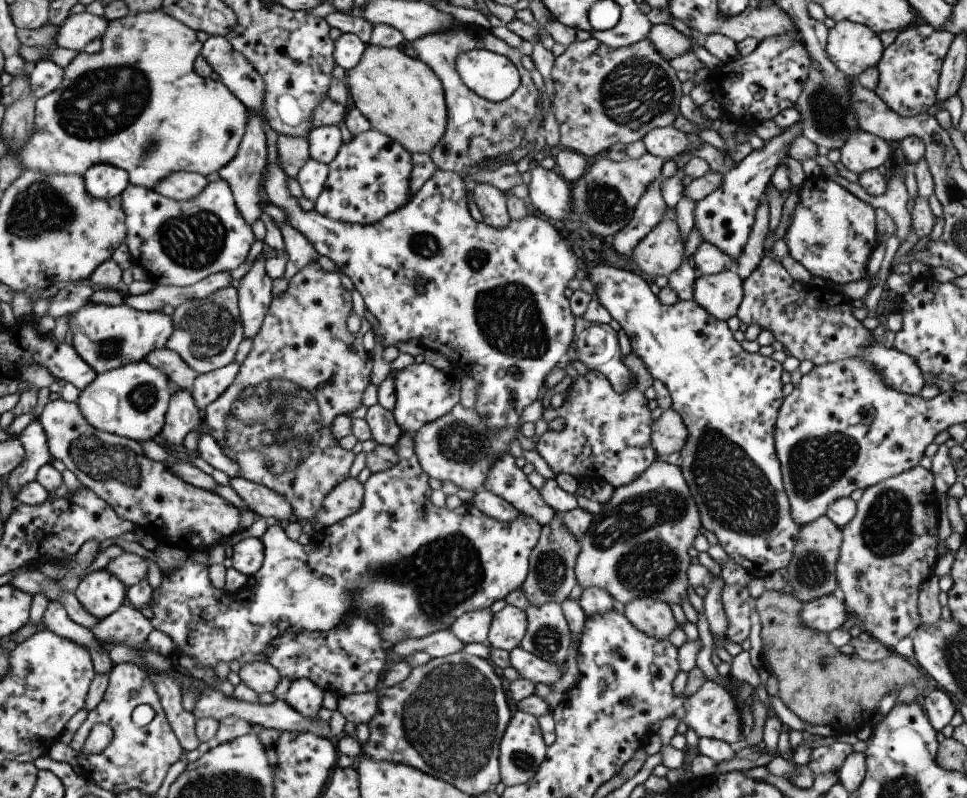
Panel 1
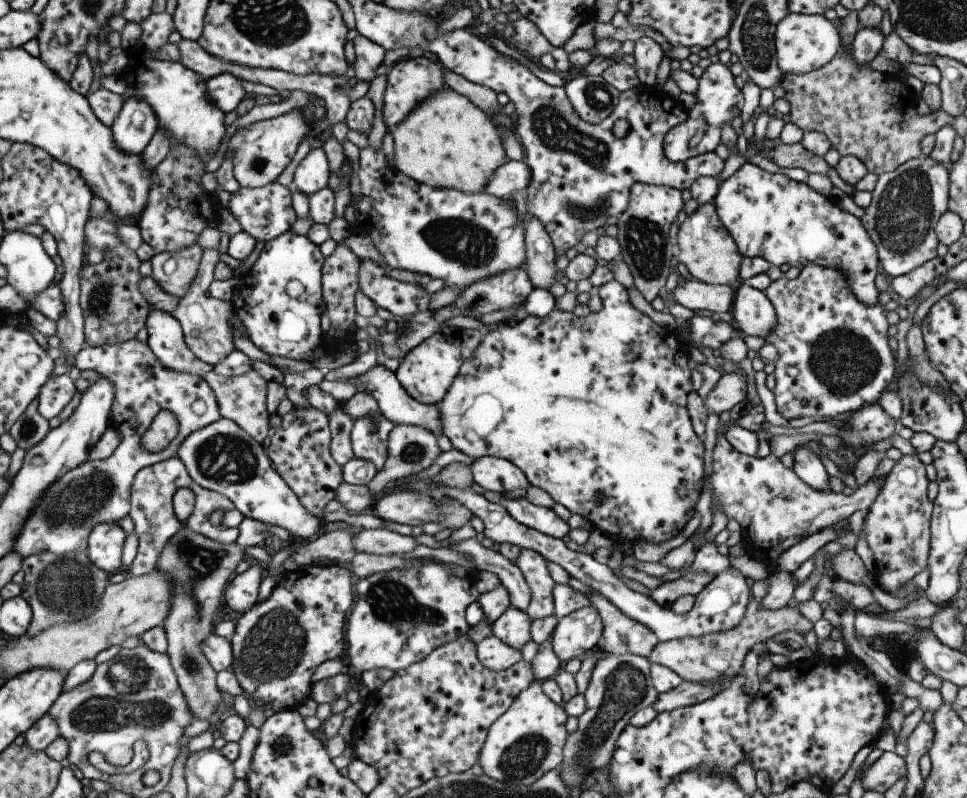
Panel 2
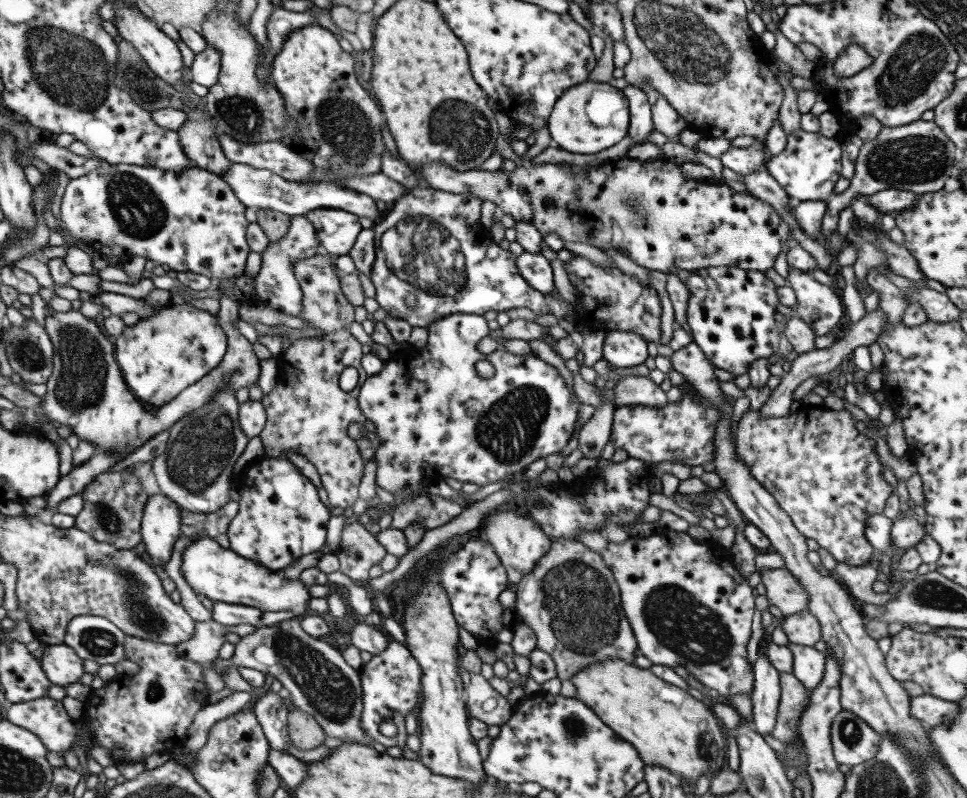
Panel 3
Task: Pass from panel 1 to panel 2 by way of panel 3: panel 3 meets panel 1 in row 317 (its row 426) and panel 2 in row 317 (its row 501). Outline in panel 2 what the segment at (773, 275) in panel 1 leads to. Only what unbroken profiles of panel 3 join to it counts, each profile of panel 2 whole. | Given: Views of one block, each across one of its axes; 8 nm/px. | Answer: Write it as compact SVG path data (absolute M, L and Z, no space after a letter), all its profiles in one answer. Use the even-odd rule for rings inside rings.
M806 263L800 268L800 273L795 279L787 279L785 276L780 280L771 281L770 286L766 288L764 294L768 296L774 310L776 310L776 320L778 320L777 332L768 334L768 338L765 341L773 343L778 349L778 358L773 361L774 376L776 377L776 386L773 390L775 396L775 403L777 411L780 412L780 416L790 421L793 418L802 418L804 416L812 416L813 418L834 418L838 414L846 414L846 412L854 412L858 408L862 408L864 404L874 404L879 402L880 396L884 390L889 390L894 387L896 380L896 374L898 372L898 364L895 361L895 352L890 350L888 347L888 319L886 318L887 312L884 307L880 304L876 306L866 306L862 304L858 297L850 290L848 286L848 280L844 276L844 272L836 270L836 268L818 266L816 264Z

